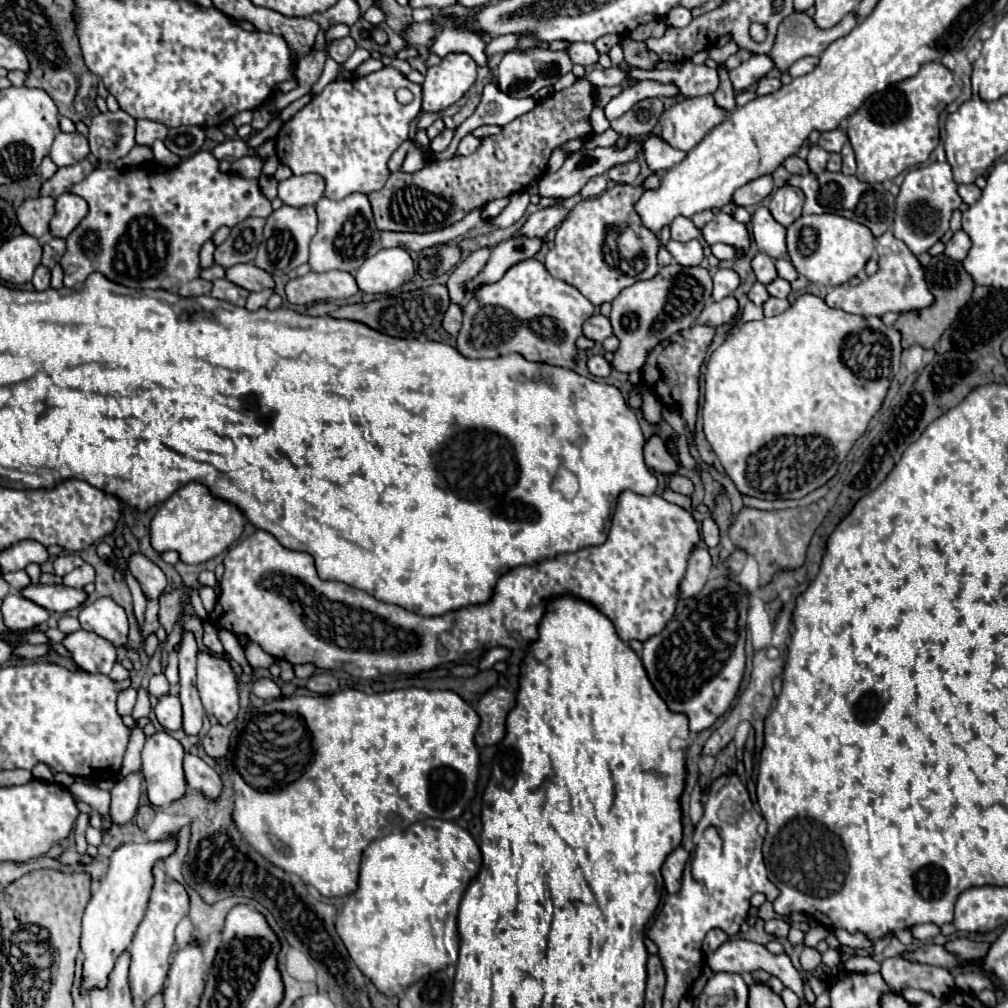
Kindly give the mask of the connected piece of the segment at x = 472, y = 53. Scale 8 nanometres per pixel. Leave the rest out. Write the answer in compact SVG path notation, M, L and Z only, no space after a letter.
M447 27L443 29L431 47L431 53L445 57L449 53L467 53L477 65L487 65L487 57L483 53L485 37L475 31L467 31L463 27Z

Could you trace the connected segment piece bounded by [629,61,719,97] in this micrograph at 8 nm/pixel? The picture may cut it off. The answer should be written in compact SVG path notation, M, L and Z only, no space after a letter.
M685 61L679 67L673 69L655 69L655 71L641 71L641 69L631 69L629 77L641 81L641 79L655 79L661 83L677 83L681 95L685 97L697 97L697 95L707 95L715 93L719 85L719 75L717 69L709 69L707 65L695 65L691 61Z

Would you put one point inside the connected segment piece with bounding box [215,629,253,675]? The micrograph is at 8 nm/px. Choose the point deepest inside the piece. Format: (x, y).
(229, 641)

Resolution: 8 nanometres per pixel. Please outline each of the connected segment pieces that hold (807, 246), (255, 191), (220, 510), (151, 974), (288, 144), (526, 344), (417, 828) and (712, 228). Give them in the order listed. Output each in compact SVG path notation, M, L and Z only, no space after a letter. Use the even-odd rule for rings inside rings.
M801 215L787 227L787 249L799 275L825 287L837 287L865 269L875 249L875 237L865 225L841 215Z
M199 151L197 155L189 157L189 159L183 159L179 165L173 165L173 167L157 167L155 163L151 165L145 165L145 167L139 167L139 169L97 169L93 171L89 177L85 177L81 181L81 185L73 185L71 187L71 193L83 197L89 205L89 213L85 215L85 219L71 231L71 235L65 239L67 241L67 249L61 257L61 267L63 267L63 273L65 273L65 287L75 287L75 285L81 285L87 275L99 271L103 273L109 281L113 283L119 283L119 285L125 285L125 287L131 287L131 289L163 289L163 291L171 291L175 293L183 283L189 283L193 279L199 277L199 271L201 271L201 265L199 265L199 251L201 251L201 245L211 239L211 235L227 225L227 227L233 227L237 223L241 223L243 219L247 217L269 217L273 213L273 207L271 207L271 201L259 191L259 185L257 185L257 179L243 179L239 175L233 175L233 173L223 173L219 171L219 161L215 159L215 155L211 151ZM147 219L153 219L157 225L147 225Z
M187 483L175 491L151 521L151 545L155 551L177 551L183 563L205 563L231 547L245 527L245 515L233 503L215 497L203 483Z
M163 869L155 871L155 889L147 907L147 913L143 921L139 923L133 941L129 945L131 951L131 971L129 971L129 983L133 991L135 1003L145 1003L149 997L161 991L161 985L169 971L169 955L175 945L175 929L179 921L189 913L189 895L183 883L167 879L163 875Z
M383 67L367 77L331 81L321 95L311 99L275 137L275 153L289 165L293 175L317 173L325 179L327 199L343 199L351 193L371 193L385 185L389 177L387 161L391 153L409 137L411 121L421 111L421 85L411 83L399 69ZM409 89L413 101L403 105L395 93Z
M527 259L513 265L499 283L485 285L471 297L463 309L457 351L471 359L519 353L527 361L573 369L577 355L575 341L583 333L581 325L593 313L595 307L577 291L577 287L551 277L541 261ZM509 313L517 319L509 319Z
M425 819L413 823L411 827L389 833L369 843L363 851L361 873L359 873L359 889L349 897L337 917L337 933L343 939L351 959L359 967L359 971L371 979L371 983L387 997L395 997L413 985L417 979L441 971L449 965L457 963L459 953L459 937L457 937L457 911L459 901L467 889L467 885L477 877L481 869L481 851L473 841L471 834L455 821L442 819ZM425 897L421 903L413 903L413 907L403 907L399 901Z
M719 211L703 229L703 239L713 243L725 243L735 247L735 259L741 259L749 249L749 231L743 223L737 223L731 215Z

